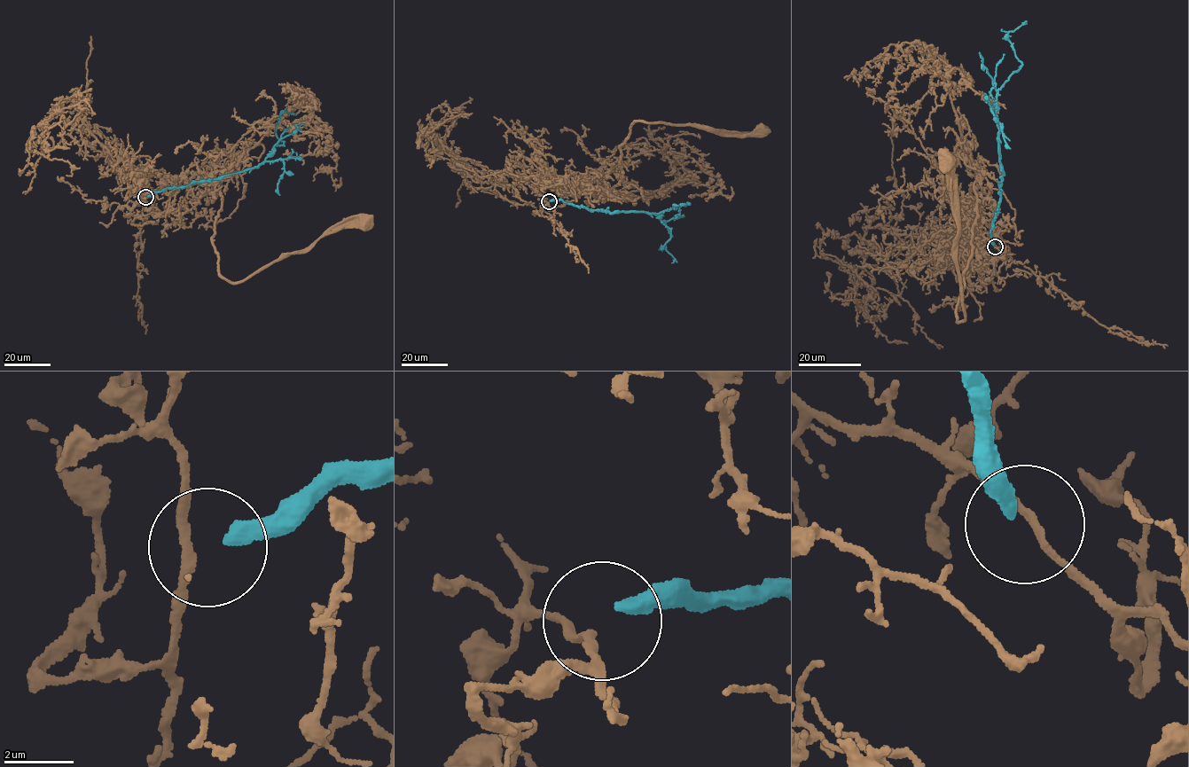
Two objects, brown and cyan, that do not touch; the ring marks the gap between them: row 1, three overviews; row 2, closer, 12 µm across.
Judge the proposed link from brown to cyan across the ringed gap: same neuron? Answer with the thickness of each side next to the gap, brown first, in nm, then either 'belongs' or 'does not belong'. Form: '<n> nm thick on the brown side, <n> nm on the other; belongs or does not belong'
220 nm thick on the brown side, 400 nm on the other; does not belong

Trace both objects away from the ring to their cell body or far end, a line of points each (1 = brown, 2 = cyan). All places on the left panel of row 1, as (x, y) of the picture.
1: (144, 197), (144, 169), (175, 183), (209, 175), (222, 198), (218, 272), (239, 283), (363, 223)
2: (146, 196), (258, 166), (275, 145), (284, 144), (276, 135), (277, 126), (281, 113), (294, 114), (290, 113)

